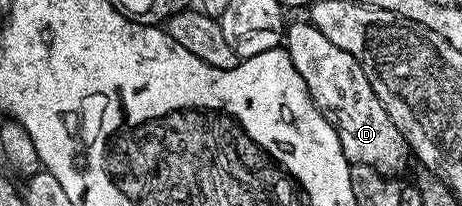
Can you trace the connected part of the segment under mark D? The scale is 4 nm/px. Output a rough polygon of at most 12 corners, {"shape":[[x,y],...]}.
{"shape":[[309,22],[284,47],[347,160],[398,174],[410,147],[360,62]]}

